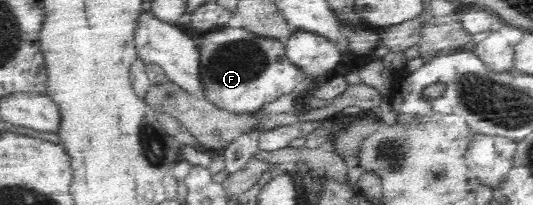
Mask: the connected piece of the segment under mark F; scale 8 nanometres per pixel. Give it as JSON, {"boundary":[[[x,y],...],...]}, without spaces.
{"boundary":[[[225,26],[203,32],[196,45],[200,54],[201,96],[213,106],[233,114],[257,113],[261,106],[293,92],[305,79],[304,74],[289,62],[282,42],[257,36],[243,27]]]}

